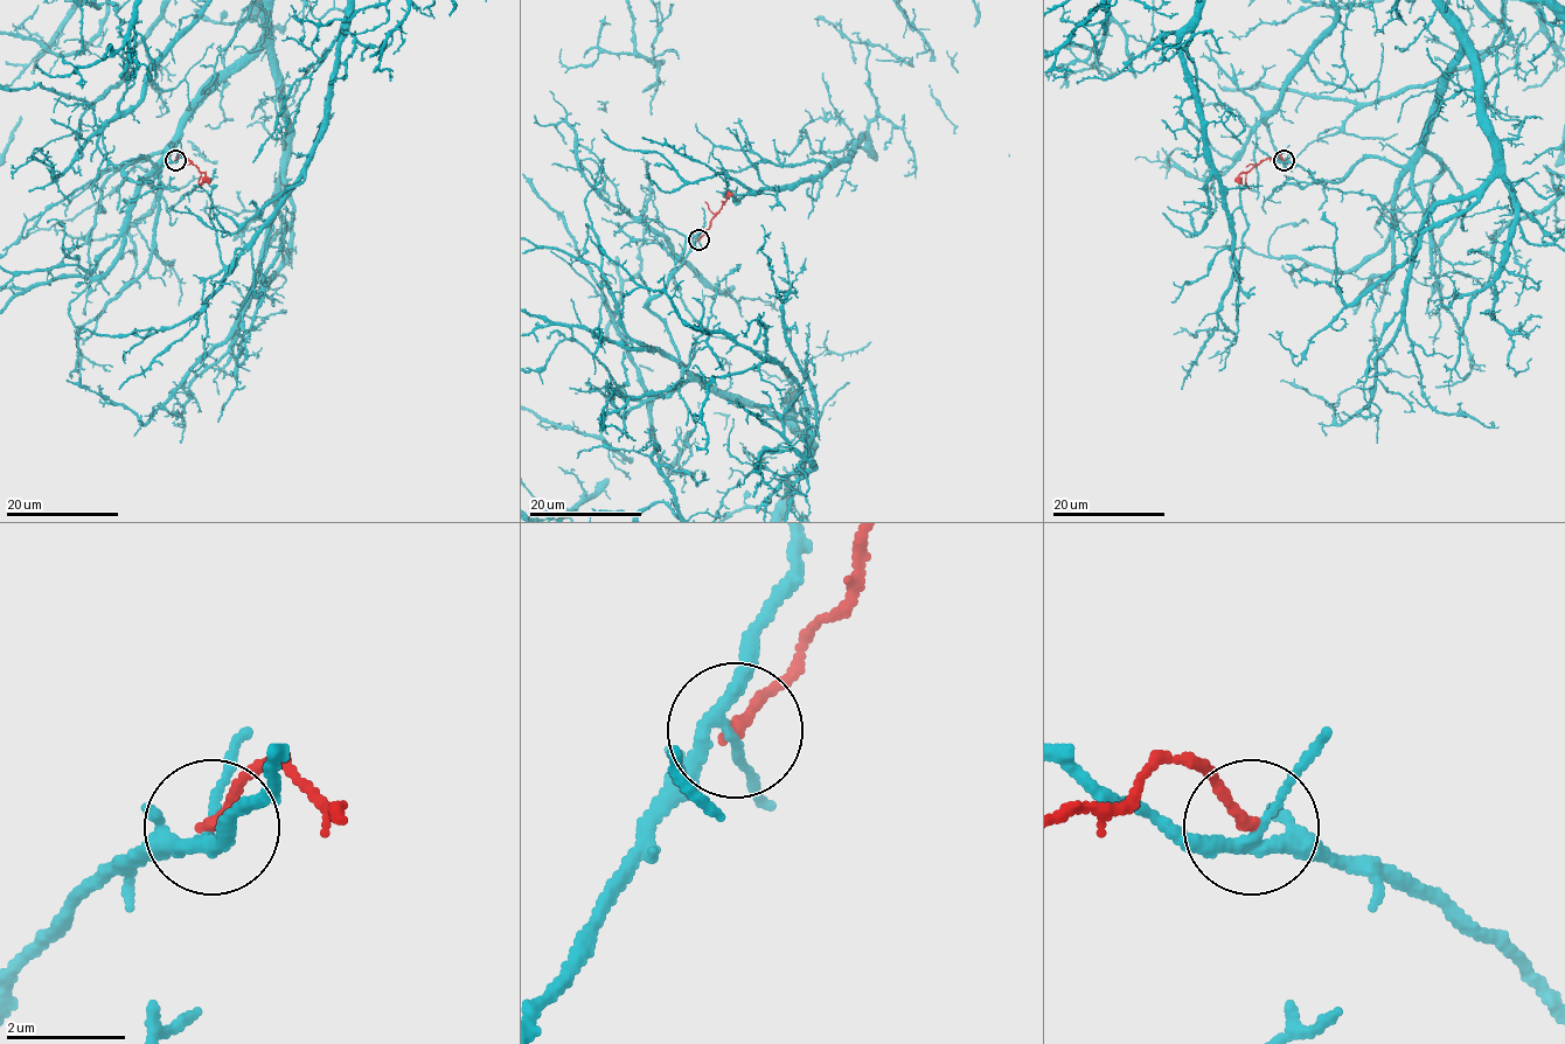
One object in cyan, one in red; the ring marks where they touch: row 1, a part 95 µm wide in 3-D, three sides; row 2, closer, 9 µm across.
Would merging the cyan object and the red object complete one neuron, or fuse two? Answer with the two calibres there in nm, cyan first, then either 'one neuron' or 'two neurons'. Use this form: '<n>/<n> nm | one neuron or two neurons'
160/190 nm | two neurons

